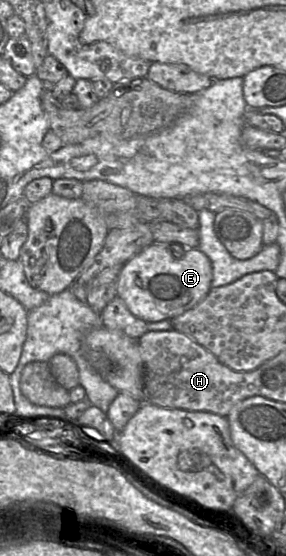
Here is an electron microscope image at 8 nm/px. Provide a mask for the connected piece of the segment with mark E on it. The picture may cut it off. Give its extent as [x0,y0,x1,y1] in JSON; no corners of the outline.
[117,242,213,322]

